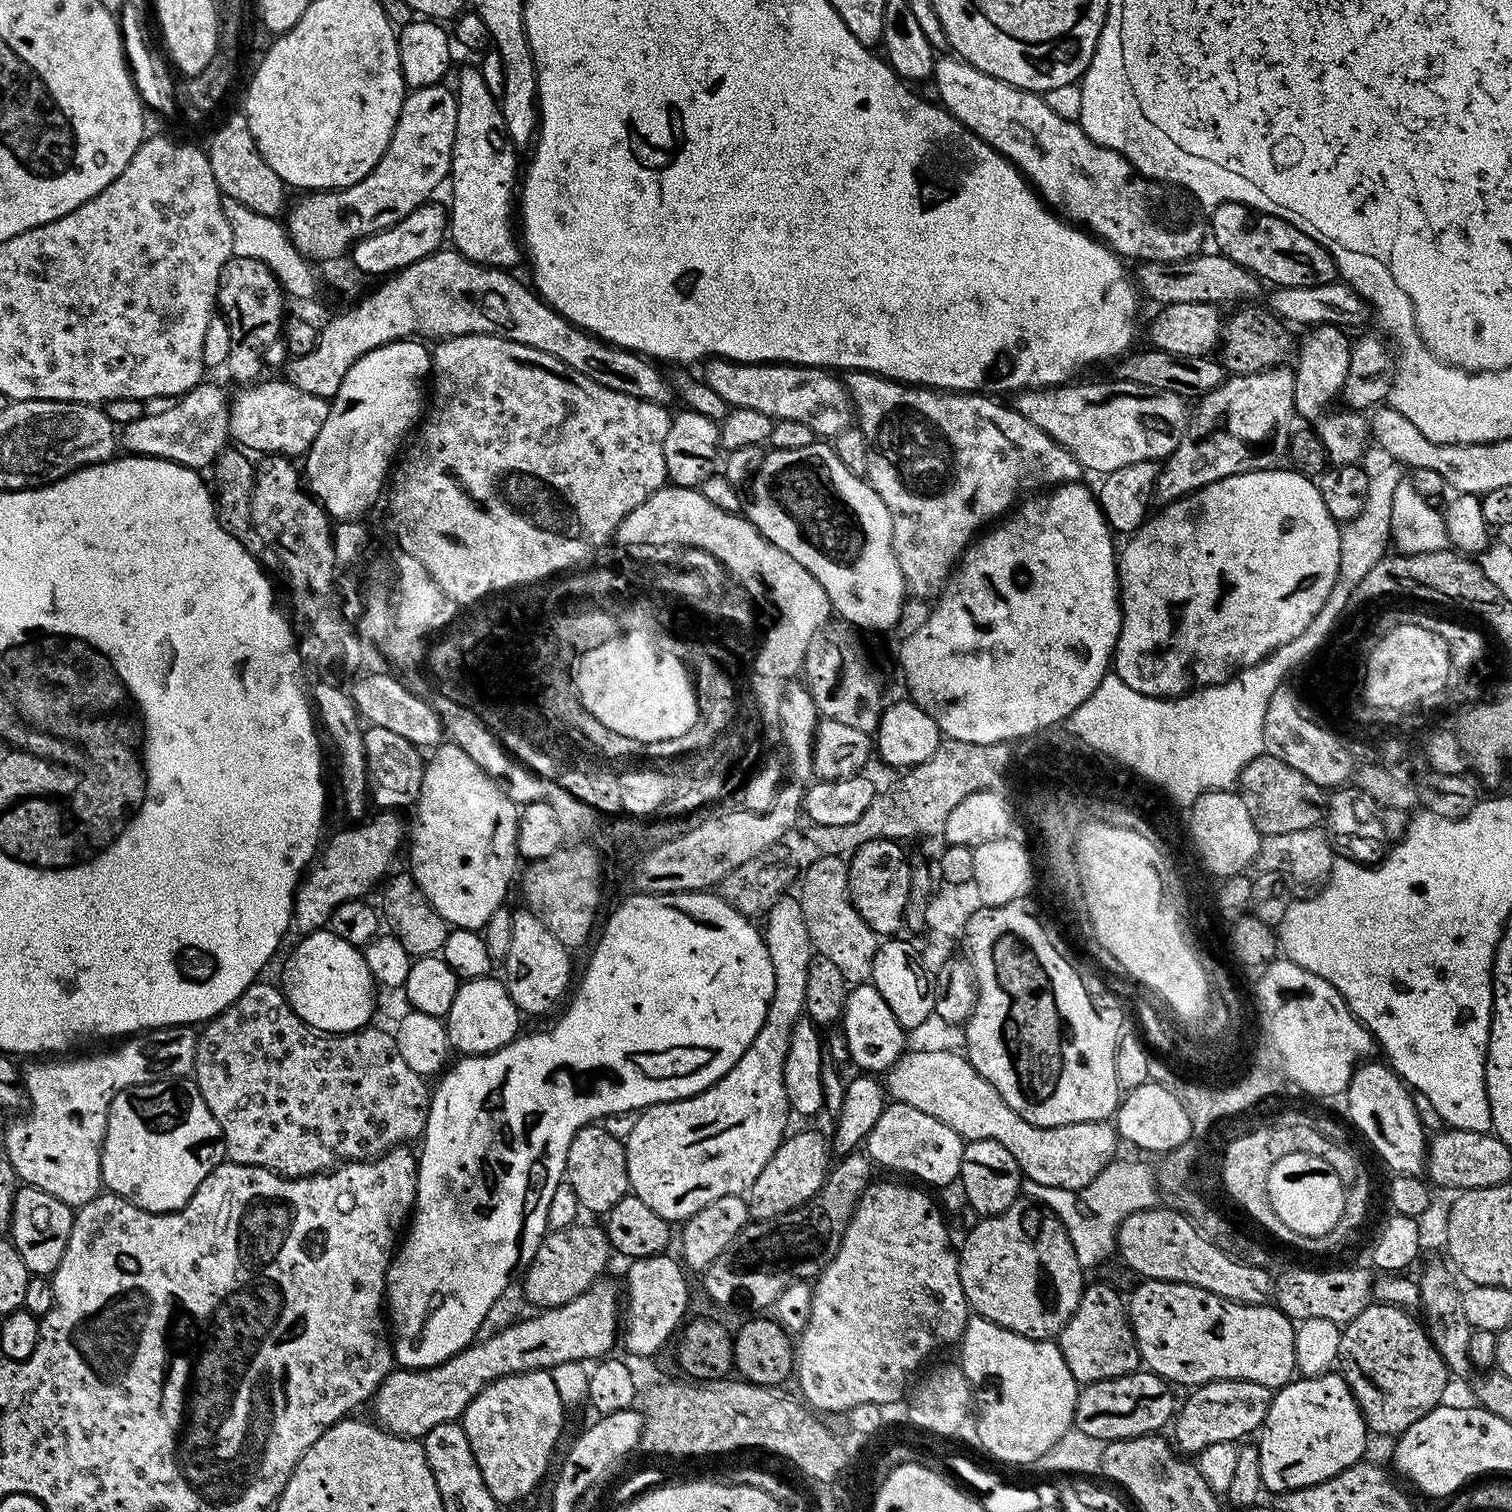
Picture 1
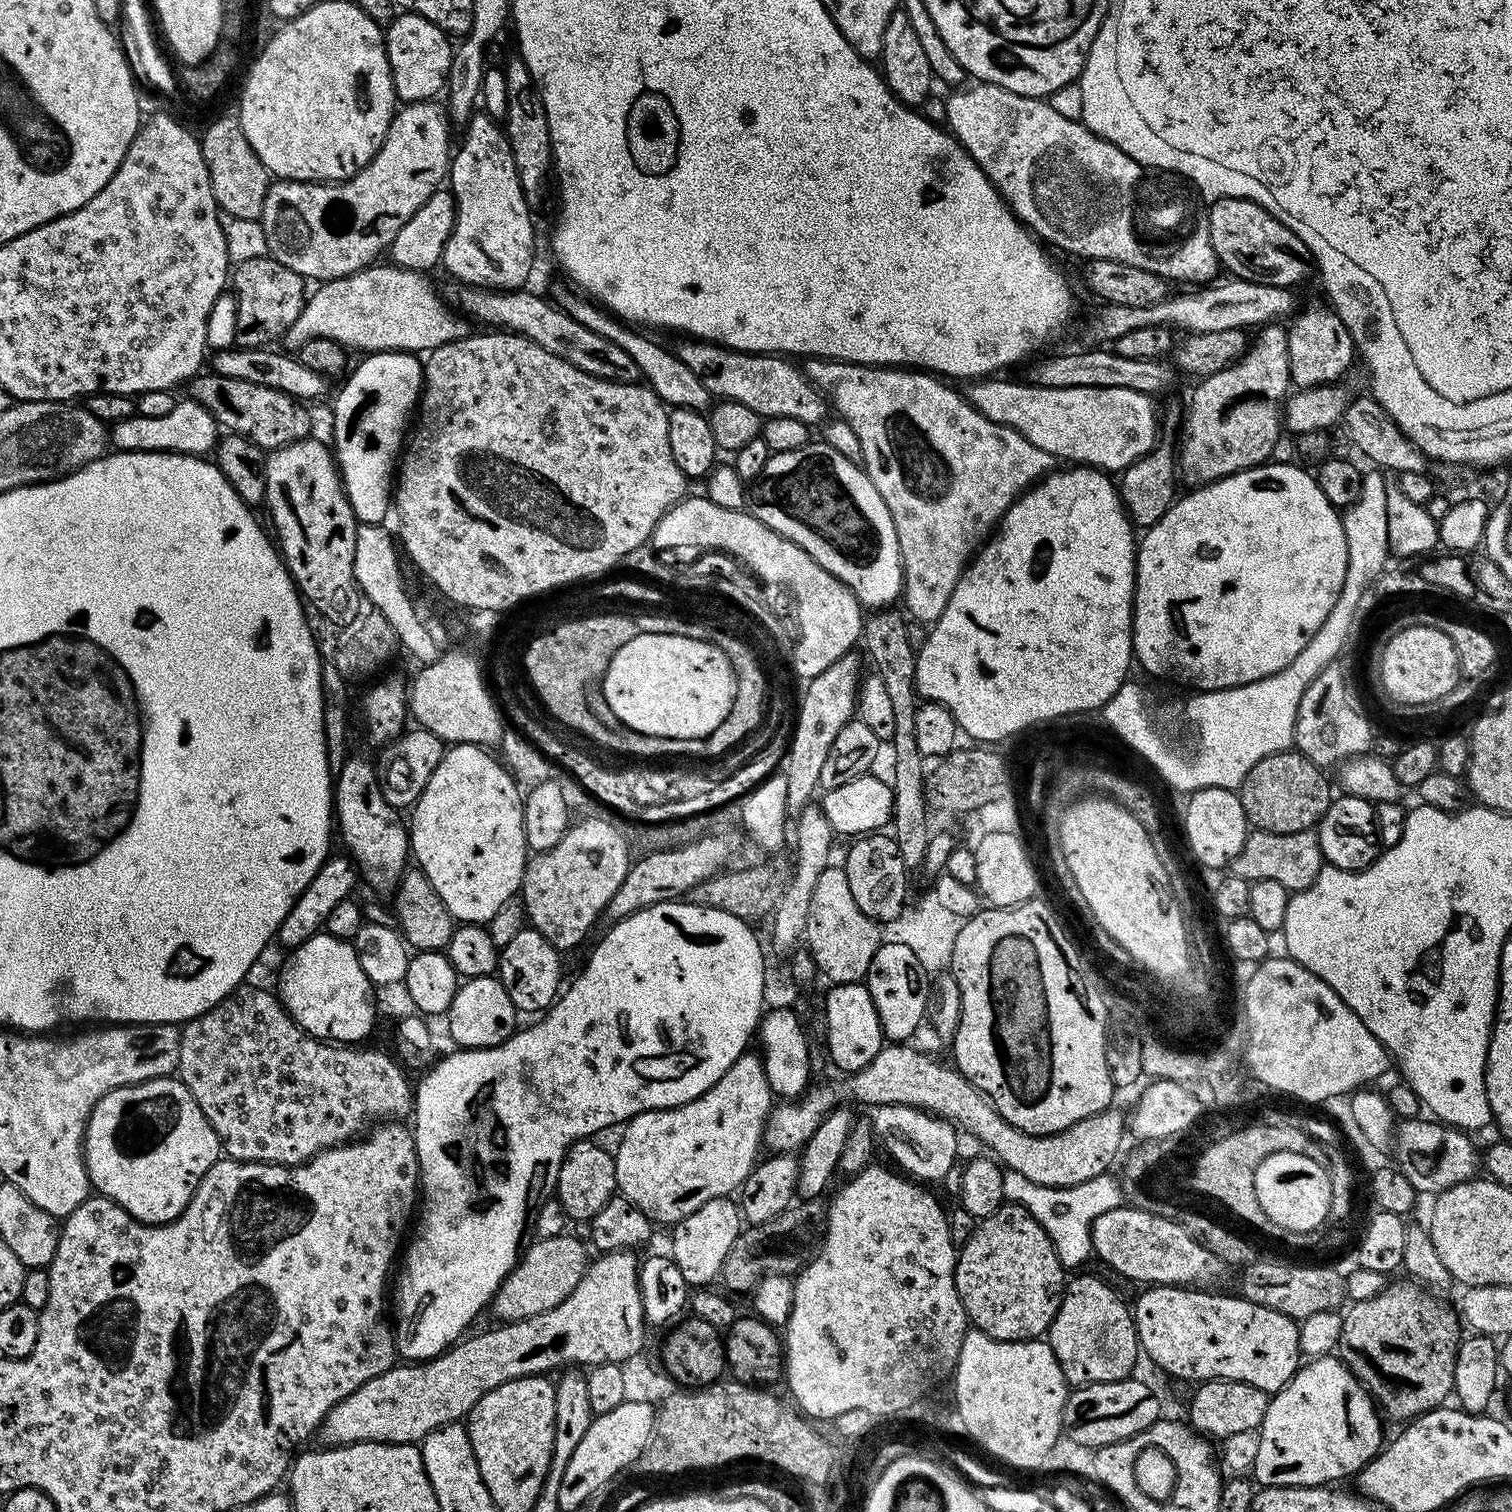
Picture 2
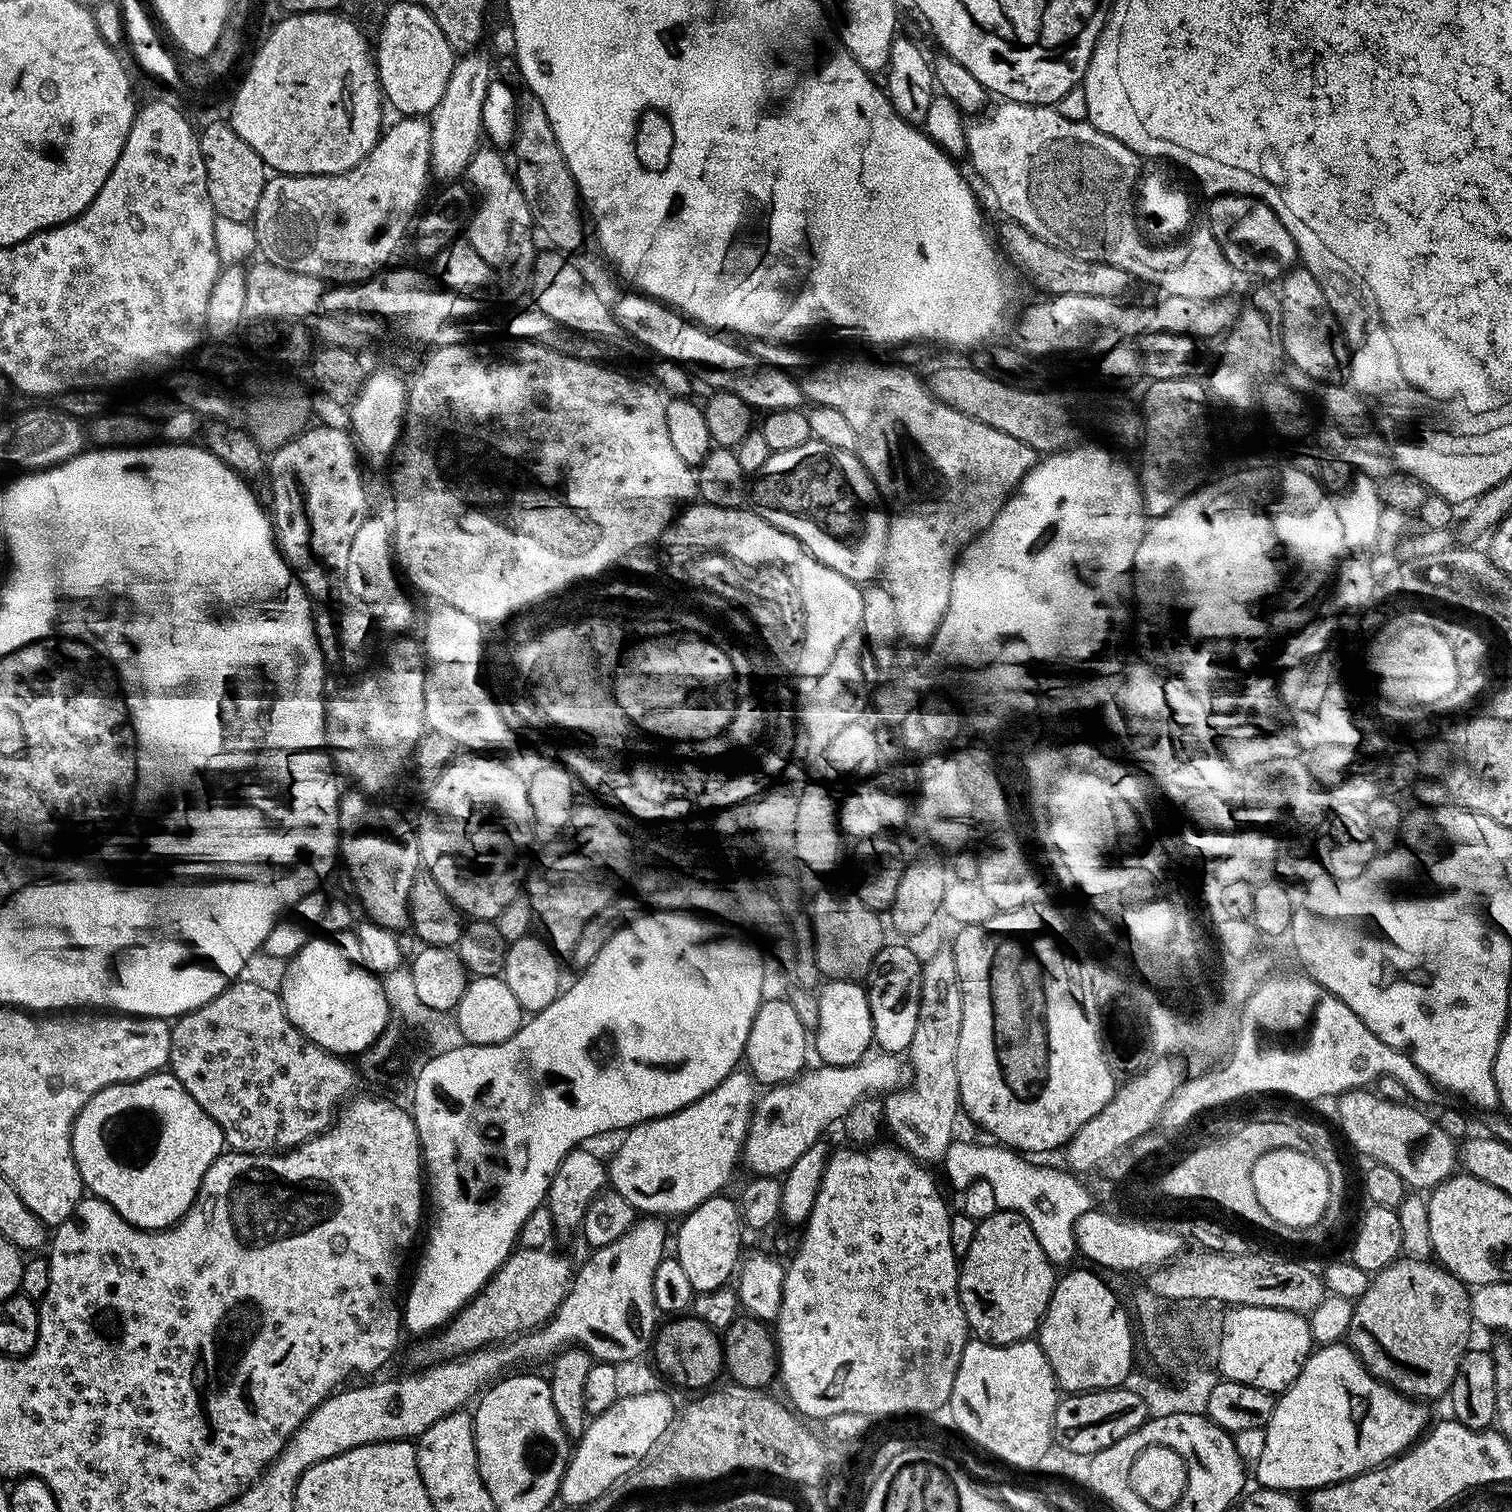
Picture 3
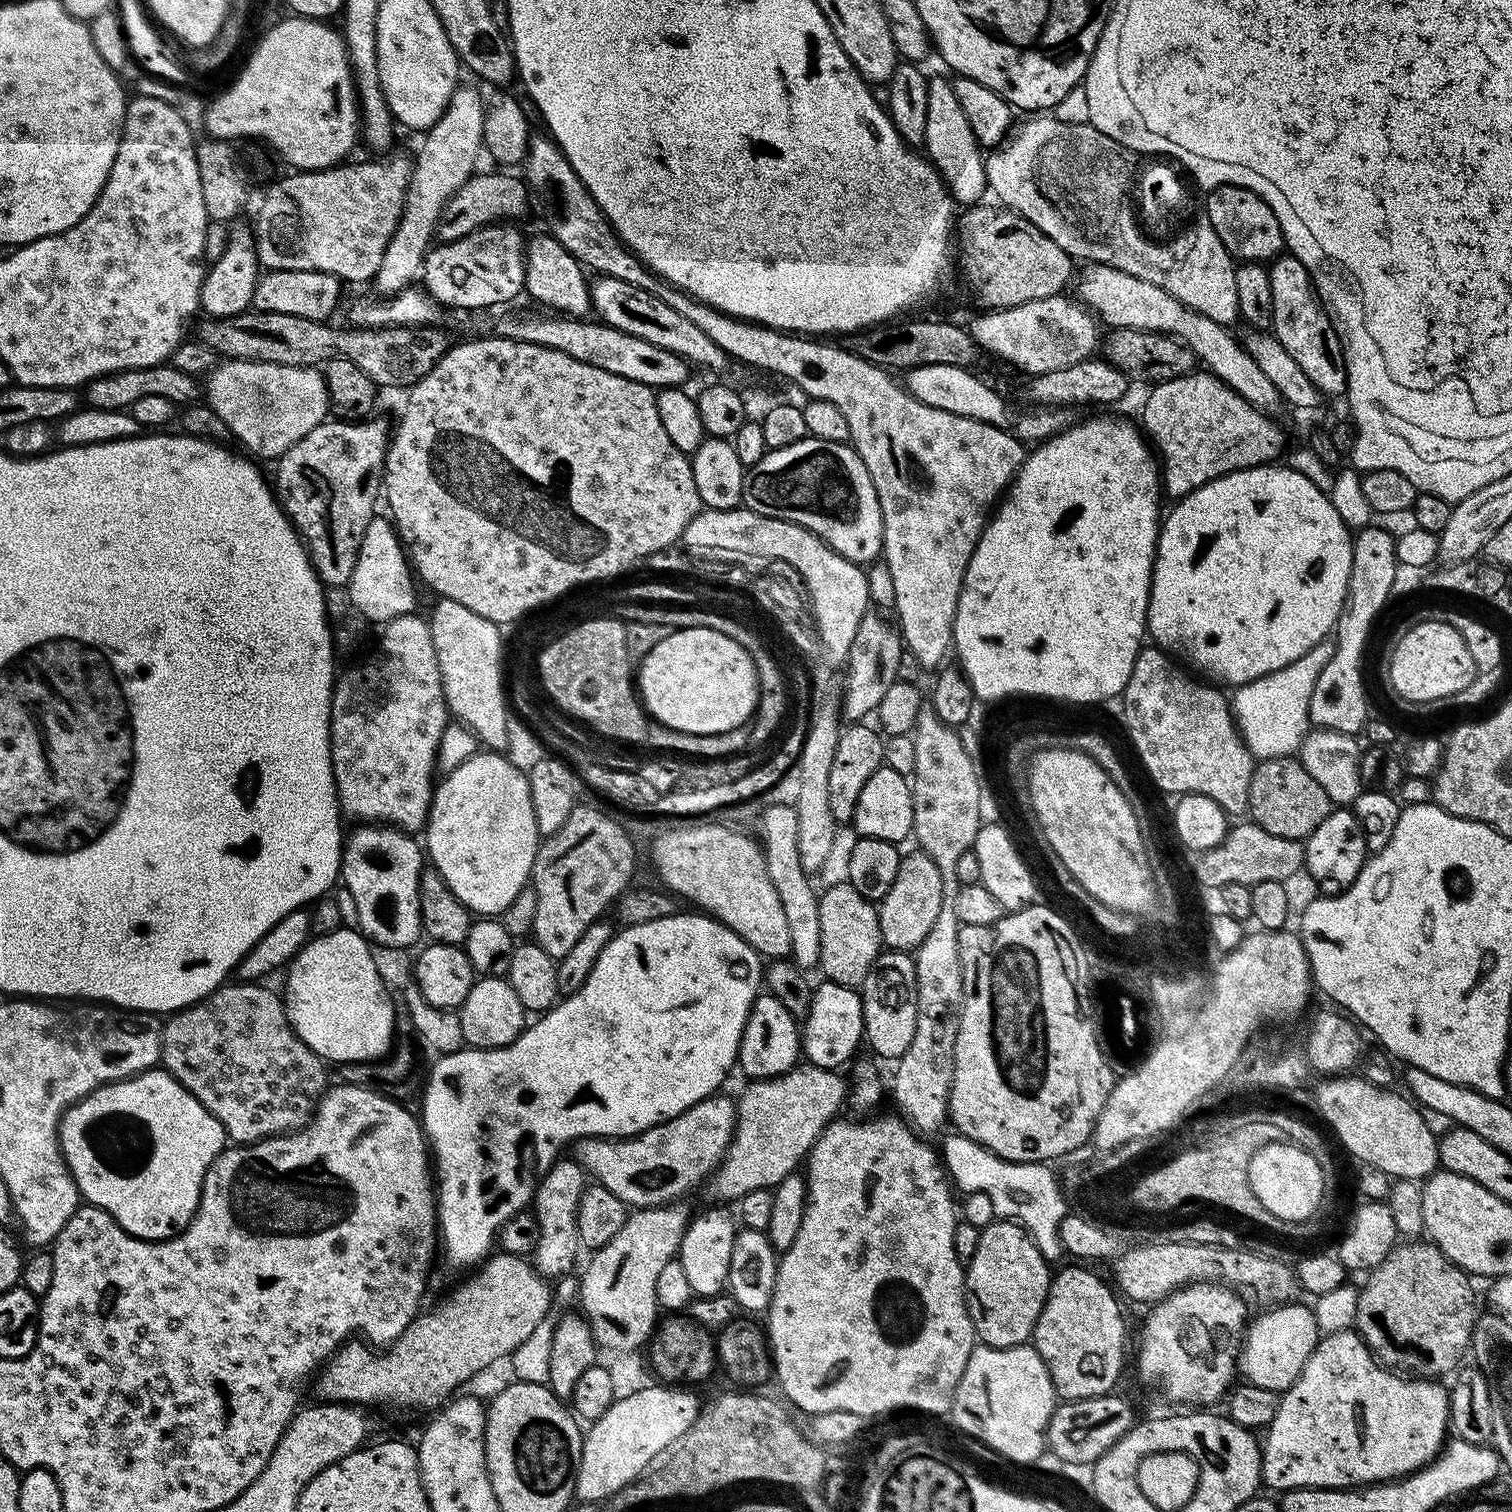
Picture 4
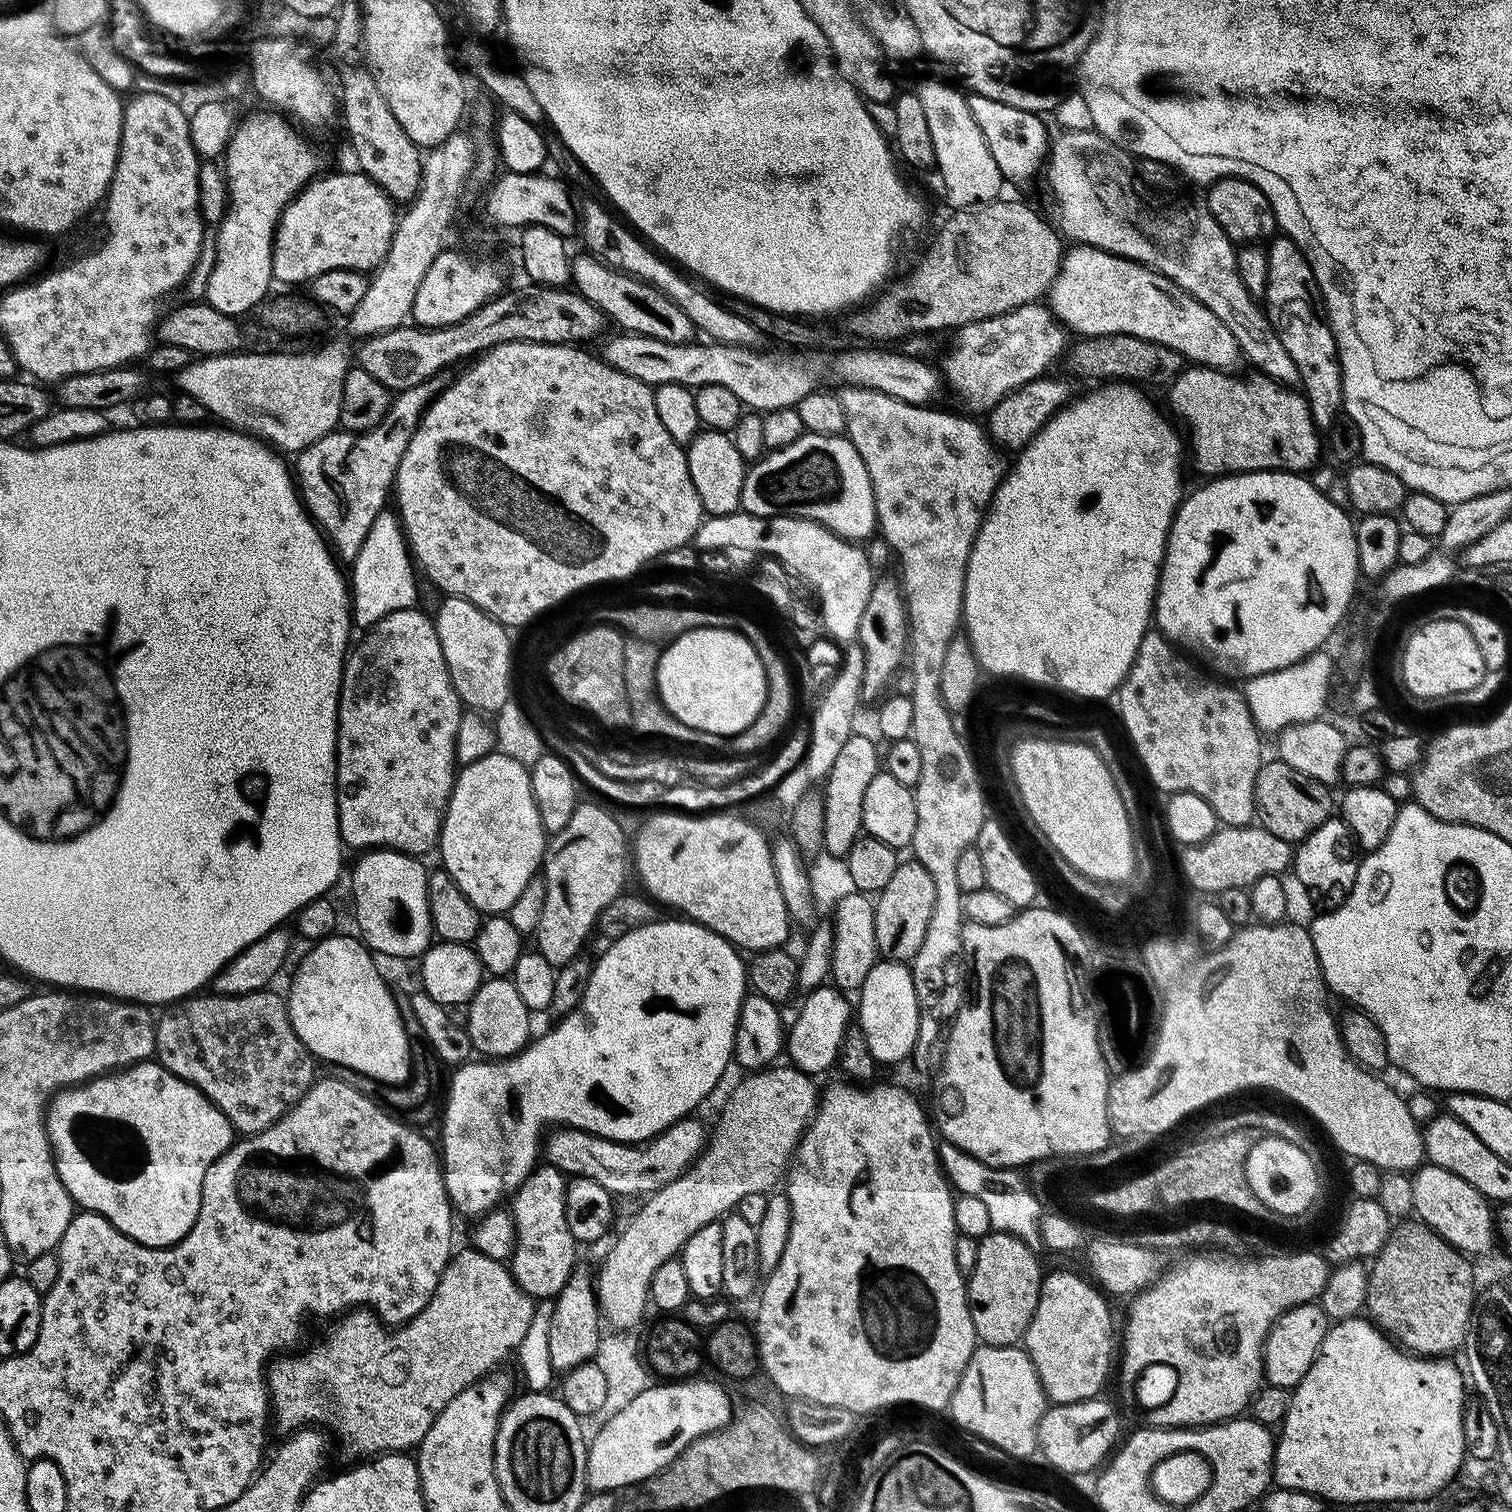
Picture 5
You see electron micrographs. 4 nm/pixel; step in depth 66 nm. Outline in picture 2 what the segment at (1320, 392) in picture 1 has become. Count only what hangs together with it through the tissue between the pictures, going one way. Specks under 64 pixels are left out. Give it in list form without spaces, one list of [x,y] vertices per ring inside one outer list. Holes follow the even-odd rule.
[[[1327,303],[1308,304],[1291,317],[1288,329],[1288,353],[1290,354],[1290,374],[1292,384],[1301,389],[1339,381],[1340,376],[1354,360],[1354,345],[1350,330],[1338,318],[1338,314]]]

